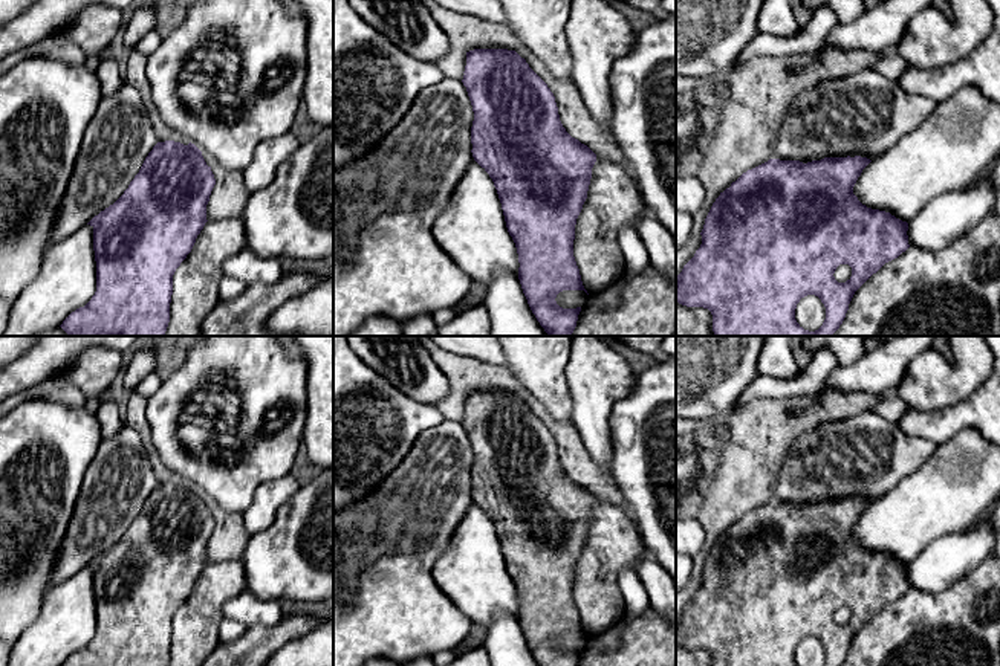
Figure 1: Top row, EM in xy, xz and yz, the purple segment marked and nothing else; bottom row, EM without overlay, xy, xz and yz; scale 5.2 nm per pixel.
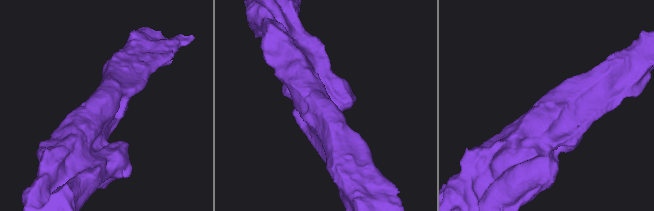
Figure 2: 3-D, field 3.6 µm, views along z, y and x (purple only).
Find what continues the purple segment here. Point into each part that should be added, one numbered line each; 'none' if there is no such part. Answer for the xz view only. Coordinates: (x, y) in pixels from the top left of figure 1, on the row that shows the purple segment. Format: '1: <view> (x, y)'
1: xz (445, 104)

